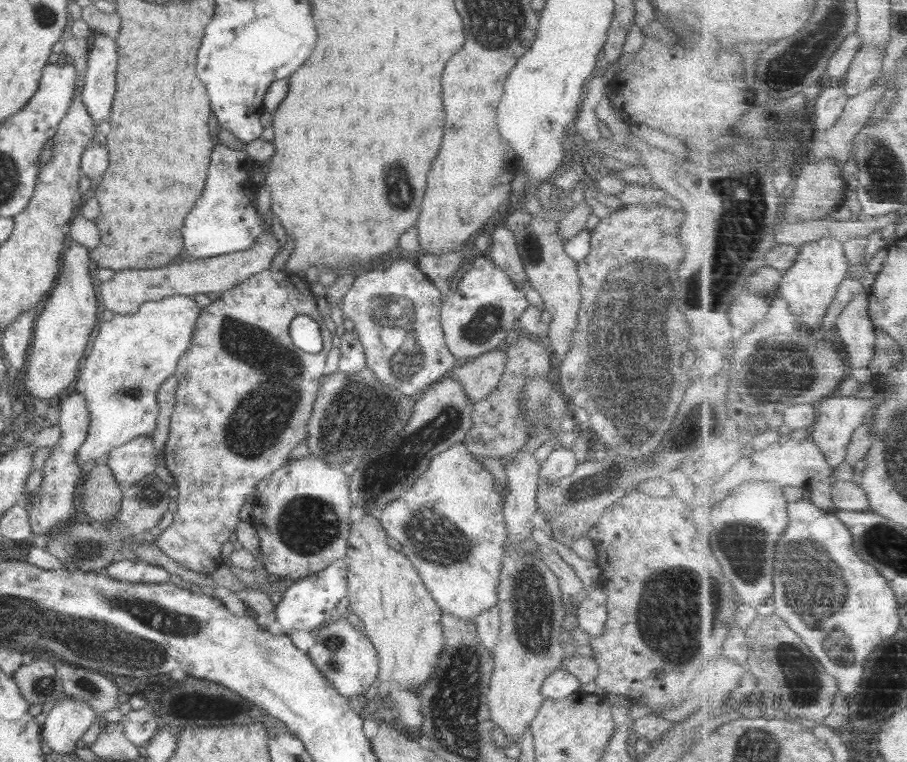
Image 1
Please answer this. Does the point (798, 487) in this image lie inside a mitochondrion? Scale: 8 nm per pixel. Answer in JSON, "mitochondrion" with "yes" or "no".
{"mitochondrion":"no"}

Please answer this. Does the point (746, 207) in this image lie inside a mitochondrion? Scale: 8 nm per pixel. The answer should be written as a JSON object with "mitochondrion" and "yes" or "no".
{"mitochondrion":"yes"}

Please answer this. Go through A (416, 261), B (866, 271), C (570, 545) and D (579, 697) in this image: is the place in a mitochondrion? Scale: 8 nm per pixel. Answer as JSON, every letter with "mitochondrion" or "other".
{"A":"other","B":"other","C":"other","D":"other"}

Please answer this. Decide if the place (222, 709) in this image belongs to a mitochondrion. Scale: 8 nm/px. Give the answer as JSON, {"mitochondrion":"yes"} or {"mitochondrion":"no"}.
{"mitochondrion":"no"}

